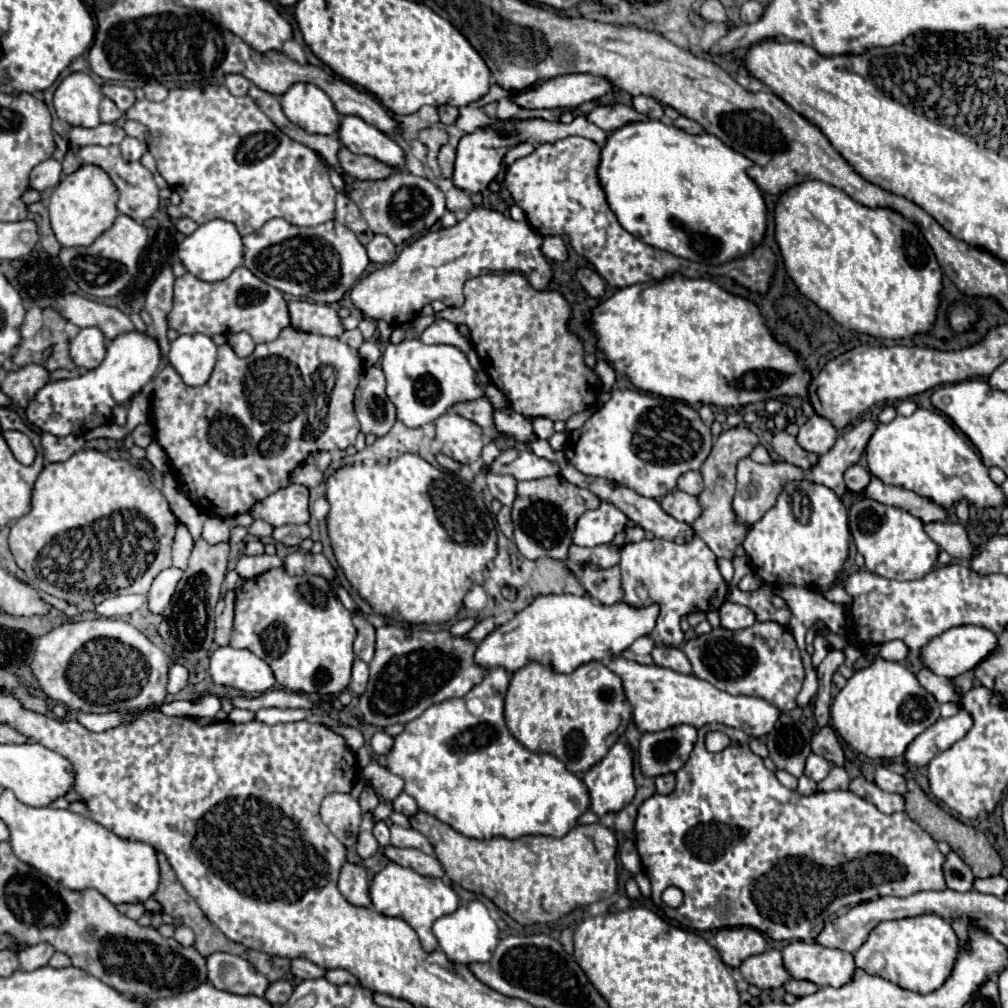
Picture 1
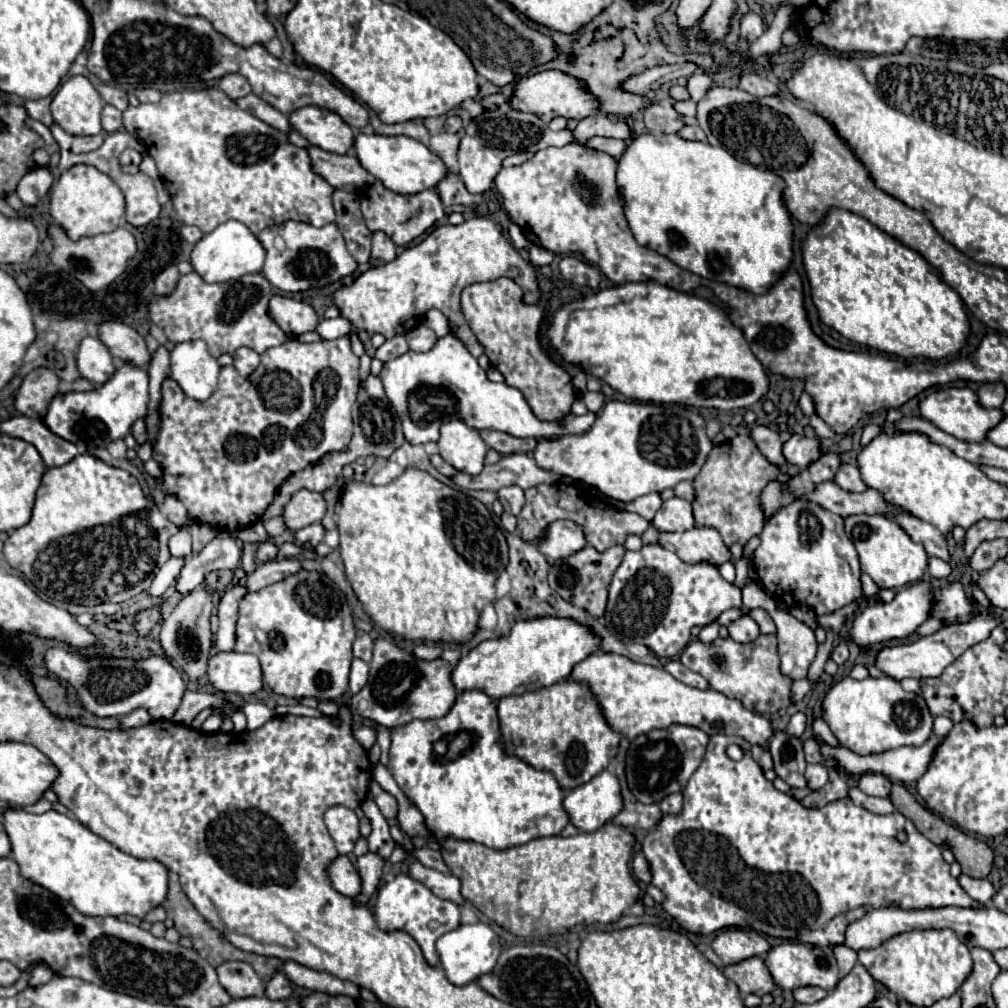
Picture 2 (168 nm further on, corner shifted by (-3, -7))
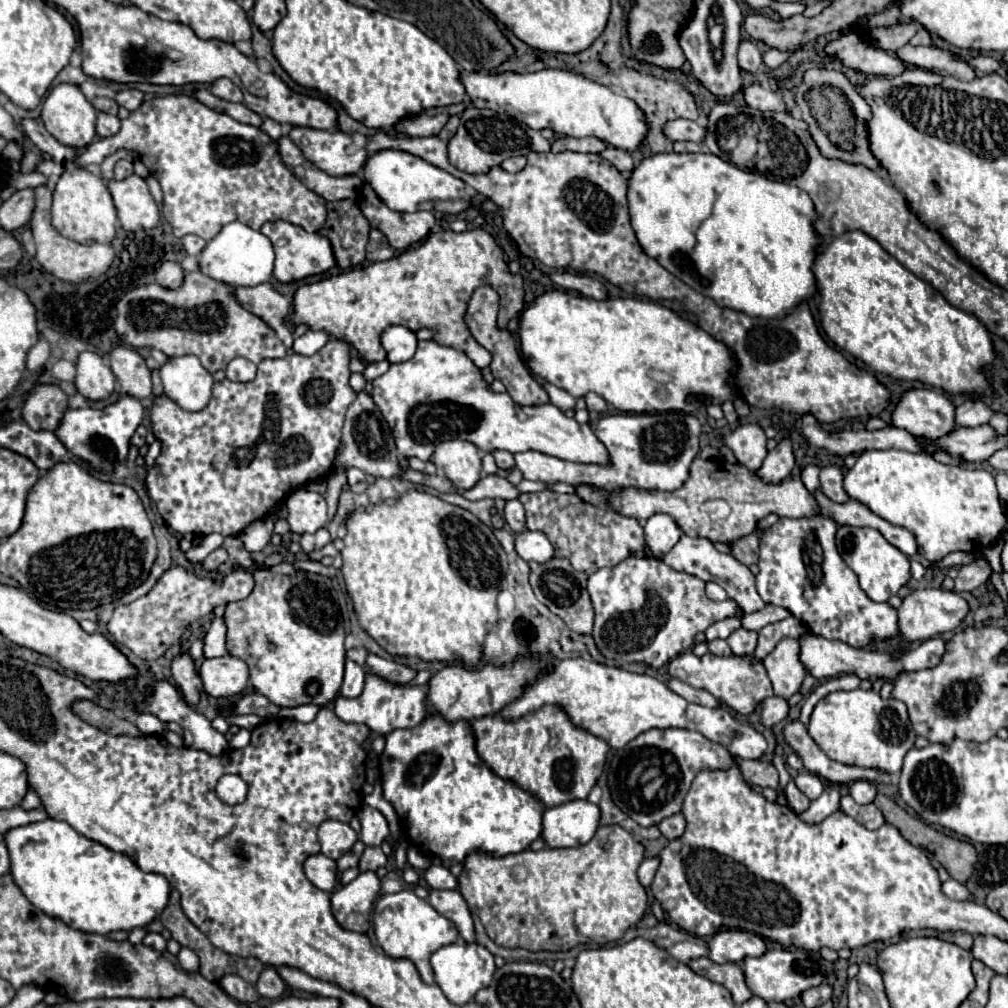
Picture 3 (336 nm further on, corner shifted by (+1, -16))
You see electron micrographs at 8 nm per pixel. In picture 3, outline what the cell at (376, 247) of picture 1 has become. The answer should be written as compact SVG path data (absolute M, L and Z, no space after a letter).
M371 230L367 244L367 262L383 262L395 256L395 250L389 246L387 238L379 230Z

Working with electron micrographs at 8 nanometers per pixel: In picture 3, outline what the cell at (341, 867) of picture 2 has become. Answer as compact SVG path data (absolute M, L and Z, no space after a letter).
M315 854L309 856L305 860L305 874L311 880L313 886L317 886L323 892L333 892L337 882L339 882L339 874L337 874L337 862L323 856L323 854Z

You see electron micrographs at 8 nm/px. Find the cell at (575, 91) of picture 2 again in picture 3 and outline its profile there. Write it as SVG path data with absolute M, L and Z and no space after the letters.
M541 70L533 74L467 74L461 72L461 82L465 84L467 94L471 96L473 106L477 108L489 108L501 114L507 114L515 118L521 124L527 124L529 128L543 130L551 128L557 134L573 136L573 138L585 138L585 136L597 136L603 142L623 148L623 150L635 150L645 134L645 116L635 106L633 100L619 96L611 92L609 88L587 80L581 74L567 72L567 70Z

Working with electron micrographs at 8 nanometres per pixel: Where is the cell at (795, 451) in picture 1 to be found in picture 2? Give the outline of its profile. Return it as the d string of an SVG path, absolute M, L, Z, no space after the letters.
M755 425L751 431L749 431L749 437L753 439L753 443L757 445L757 449L761 451L761 455L777 465L777 467L787 467L787 461L783 459L783 453L781 453L781 447L783 443L779 441L777 433L765 425Z

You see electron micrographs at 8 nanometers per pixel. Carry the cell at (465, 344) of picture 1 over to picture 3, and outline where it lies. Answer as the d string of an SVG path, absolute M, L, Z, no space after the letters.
M391 326L383 332L383 348L387 350L389 362L407 362L415 354L417 336L403 326Z

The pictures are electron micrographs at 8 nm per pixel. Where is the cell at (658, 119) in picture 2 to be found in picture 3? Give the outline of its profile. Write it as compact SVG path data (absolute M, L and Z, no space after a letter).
M679 118L679 120L669 120L663 126L663 134L671 142L675 142L675 140L691 140L691 142L699 142L701 144L703 138L705 138L705 128L699 126L693 120Z

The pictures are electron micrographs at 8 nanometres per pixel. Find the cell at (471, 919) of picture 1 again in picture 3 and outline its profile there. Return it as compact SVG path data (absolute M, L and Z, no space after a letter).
M453 942L449 946L443 946L439 948L433 956L431 956L431 966L433 966L433 972L435 972L435 982L439 984L439 988L443 990L443 994L453 1002L453 1004L465 1004L469 1000L473 1000L473 996L477 994L477 990L485 988L493 974L495 974L495 962L493 962L493 954L477 944L477 942L471 942L471 944L459 944L459 942Z

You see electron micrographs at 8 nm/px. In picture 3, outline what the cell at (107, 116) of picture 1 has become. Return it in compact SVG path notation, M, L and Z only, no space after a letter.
M99 112L97 114L97 134L101 138L107 138L107 136L113 136L115 132L119 132L119 118Z

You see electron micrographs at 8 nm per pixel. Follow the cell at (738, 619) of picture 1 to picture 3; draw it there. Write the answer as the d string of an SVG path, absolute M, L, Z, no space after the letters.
M739 628L739 630L735 630L735 632L727 638L727 644L731 646L731 652L737 654L737 656L753 654L753 652L755 652L755 646L757 646L757 632Z

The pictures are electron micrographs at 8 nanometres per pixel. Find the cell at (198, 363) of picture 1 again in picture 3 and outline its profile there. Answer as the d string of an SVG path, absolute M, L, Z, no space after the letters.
M197 356L169 358L161 366L165 394L183 410L203 410L211 398L213 376L201 366Z

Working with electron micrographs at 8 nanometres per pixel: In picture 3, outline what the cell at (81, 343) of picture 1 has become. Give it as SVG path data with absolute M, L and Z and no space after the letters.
M81 352L77 360L77 392L89 400L105 400L115 390L115 376L95 352Z

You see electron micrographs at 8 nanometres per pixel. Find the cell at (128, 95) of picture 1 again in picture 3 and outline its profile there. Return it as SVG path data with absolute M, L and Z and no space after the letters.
M95 98L93 106L99 112L107 112L107 114L117 114L117 110L119 110L119 104L113 98Z

